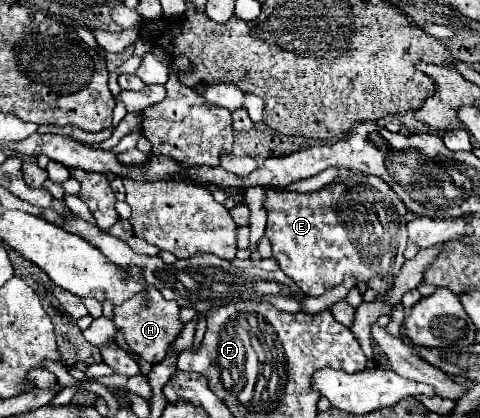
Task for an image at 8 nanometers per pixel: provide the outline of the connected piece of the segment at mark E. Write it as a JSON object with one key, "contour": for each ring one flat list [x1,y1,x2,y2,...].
{"contour":[[354,175,314,193,266,189,264,209,268,211,266,237,272,243,272,257,306,295,318,297,340,285,344,273,353,273,356,283,366,283,382,301,392,287,386,280,394,277,380,273,397,274,406,261,402,253,408,239,408,209,378,177]]}

